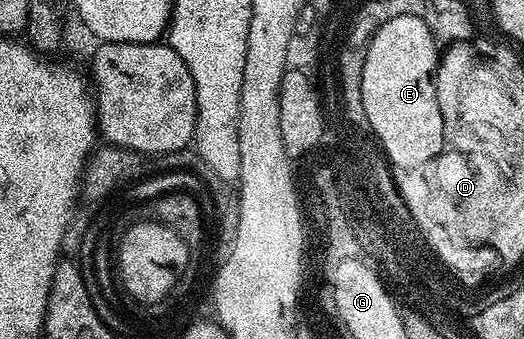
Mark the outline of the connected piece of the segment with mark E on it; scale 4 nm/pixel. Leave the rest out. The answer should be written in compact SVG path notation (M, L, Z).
M391 17L377 32L365 54L365 64L363 65L363 91L360 93L366 98L367 105L370 107L370 120L377 126L377 132L383 133L383 137L401 137L409 133L417 133L417 163L421 159L429 159L437 147L441 147L441 115L437 115L437 103L433 103L433 83L429 83L429 71L433 71L433 43L429 43L431 29L419 17Z

